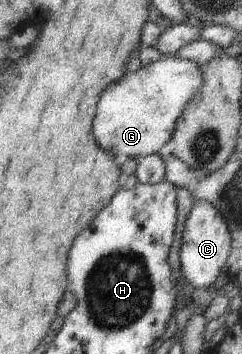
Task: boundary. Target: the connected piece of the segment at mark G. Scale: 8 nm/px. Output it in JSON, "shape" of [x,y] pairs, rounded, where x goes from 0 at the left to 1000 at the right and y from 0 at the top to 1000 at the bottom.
{"shape":[[[682,158],[587,186],[463,234],[421,280],[388,347],[388,381],[413,415],[483,446],[587,446],[653,432],[723,379],[727,347],[826,246],[843,246],[839,186],[802,172]]]}

